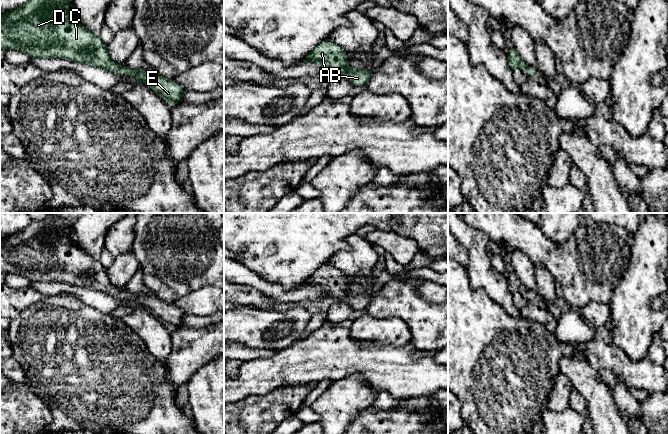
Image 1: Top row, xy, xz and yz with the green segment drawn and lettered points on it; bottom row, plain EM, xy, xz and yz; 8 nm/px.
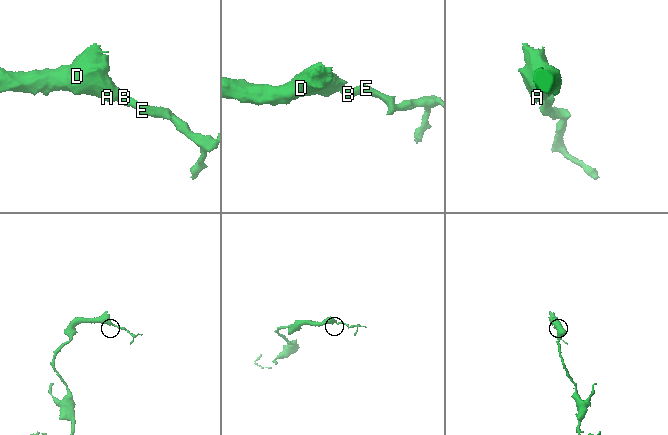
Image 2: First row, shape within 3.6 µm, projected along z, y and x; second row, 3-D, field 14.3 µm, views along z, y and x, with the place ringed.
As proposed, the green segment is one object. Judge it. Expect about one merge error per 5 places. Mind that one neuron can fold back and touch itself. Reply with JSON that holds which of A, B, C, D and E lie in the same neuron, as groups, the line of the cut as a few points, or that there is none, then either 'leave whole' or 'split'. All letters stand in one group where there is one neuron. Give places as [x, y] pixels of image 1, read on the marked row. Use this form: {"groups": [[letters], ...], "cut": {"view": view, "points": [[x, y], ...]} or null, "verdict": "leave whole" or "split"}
{"groups": [["A", "B", "C", "D", "E"]], "cut": null, "verdict": "leave whole"}

